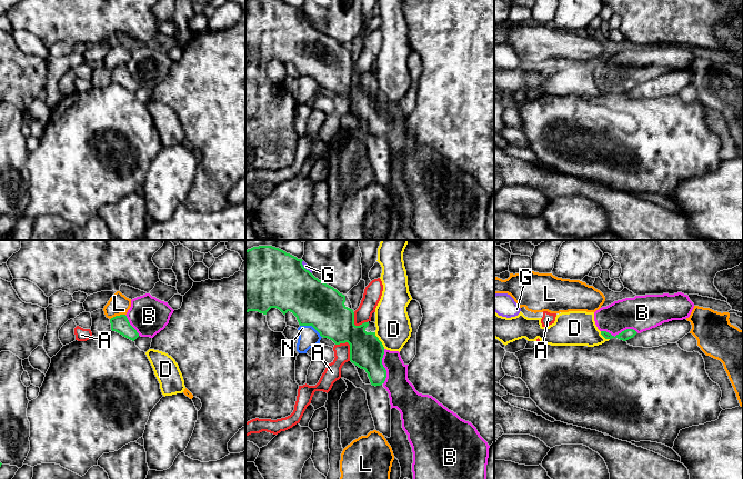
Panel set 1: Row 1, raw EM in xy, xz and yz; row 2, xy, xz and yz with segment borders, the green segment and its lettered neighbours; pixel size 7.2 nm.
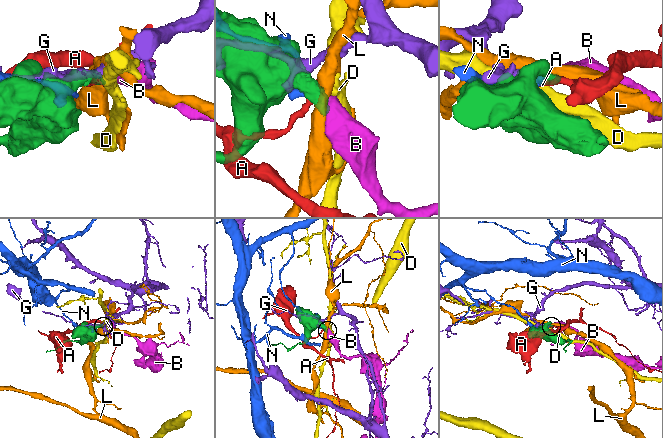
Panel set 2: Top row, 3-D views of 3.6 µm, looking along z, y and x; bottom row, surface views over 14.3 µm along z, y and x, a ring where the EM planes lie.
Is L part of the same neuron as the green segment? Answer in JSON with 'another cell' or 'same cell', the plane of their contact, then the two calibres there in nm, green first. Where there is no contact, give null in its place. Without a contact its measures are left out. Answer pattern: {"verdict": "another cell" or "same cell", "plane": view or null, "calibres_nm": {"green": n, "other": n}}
{"verdict": "another cell", "plane": "xy", "calibres_nm": {"green": 130, "other": 150}}

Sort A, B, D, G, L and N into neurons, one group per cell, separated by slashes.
A / B / D / G / L / N

